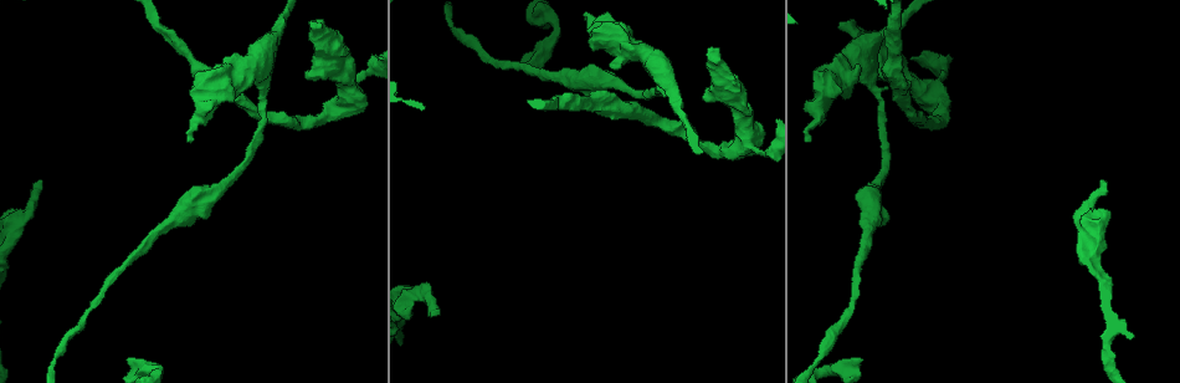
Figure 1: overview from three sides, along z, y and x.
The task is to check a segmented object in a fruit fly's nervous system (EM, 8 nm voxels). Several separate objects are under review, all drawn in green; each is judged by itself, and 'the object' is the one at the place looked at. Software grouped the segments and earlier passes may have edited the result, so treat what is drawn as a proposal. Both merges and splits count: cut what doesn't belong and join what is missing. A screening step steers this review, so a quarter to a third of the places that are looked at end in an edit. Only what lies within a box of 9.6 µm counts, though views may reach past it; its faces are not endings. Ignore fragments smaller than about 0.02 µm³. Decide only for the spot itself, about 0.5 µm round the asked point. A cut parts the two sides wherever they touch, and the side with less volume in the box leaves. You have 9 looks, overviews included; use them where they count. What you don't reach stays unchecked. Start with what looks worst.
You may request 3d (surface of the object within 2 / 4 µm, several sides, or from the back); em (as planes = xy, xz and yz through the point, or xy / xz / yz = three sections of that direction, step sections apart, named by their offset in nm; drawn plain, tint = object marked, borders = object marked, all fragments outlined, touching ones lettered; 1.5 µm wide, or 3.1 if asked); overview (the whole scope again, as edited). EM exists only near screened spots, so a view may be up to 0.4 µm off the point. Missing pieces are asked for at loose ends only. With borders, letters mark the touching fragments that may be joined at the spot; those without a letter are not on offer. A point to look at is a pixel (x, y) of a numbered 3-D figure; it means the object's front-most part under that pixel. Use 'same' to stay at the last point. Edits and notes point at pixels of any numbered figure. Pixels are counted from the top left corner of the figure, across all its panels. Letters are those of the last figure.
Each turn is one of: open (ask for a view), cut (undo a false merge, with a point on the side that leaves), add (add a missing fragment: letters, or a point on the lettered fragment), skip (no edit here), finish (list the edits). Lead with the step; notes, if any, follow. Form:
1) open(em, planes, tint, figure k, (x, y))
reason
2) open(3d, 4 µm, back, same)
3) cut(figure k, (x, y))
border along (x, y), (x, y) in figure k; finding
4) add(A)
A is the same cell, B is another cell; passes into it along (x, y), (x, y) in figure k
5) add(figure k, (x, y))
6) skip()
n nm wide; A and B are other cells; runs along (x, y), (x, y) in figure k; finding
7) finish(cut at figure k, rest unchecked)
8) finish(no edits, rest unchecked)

open(em, planes, borders, figure 1, (40, 181))
free end

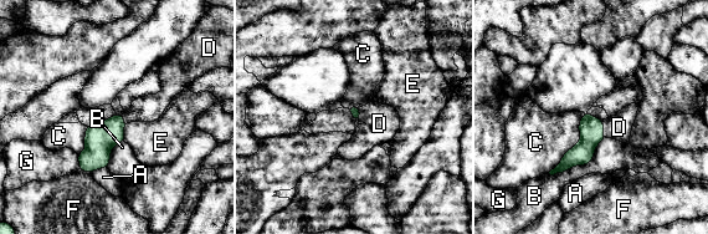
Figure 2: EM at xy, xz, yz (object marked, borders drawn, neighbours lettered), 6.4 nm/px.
add(D)
D is the same cell, A, B, C, E, F and G are other cells; passes into it along (591, 130), (603, 128), (619, 127) in figure 2; the cell continues

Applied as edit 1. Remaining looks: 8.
open(overview)
redraw

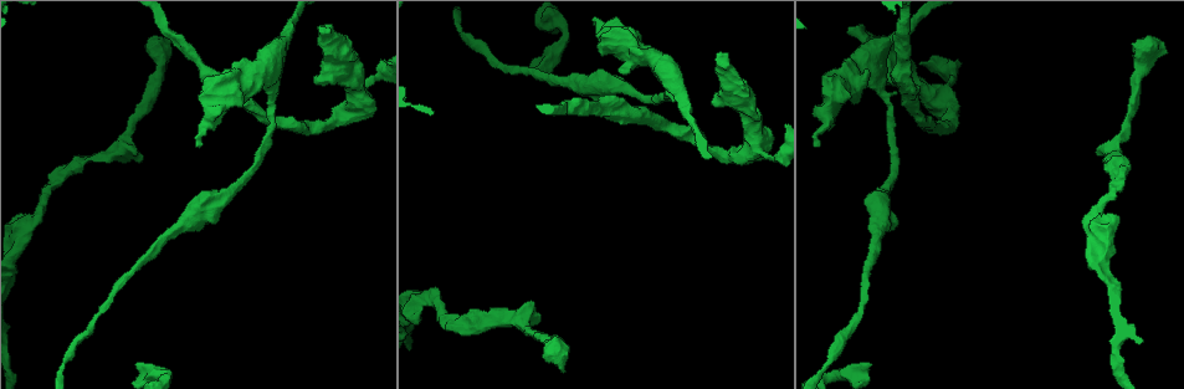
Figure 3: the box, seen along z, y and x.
open(em, yz, step 8, borders, figure 3, (322, 30))
an open end

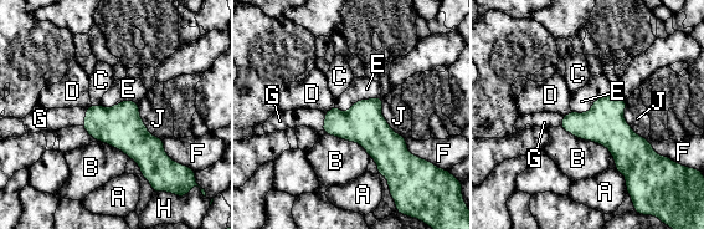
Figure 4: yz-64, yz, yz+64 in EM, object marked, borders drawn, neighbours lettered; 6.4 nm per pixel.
add(G)
260 nm wide; G is the same cell, A, B, C, D, E, F, H and J are other cells; passes into it along (363, 123), (324, 122), (314, 118) in figure 4; it goes on there

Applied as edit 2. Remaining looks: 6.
open(em, yz, step 8, borders, figure 3, (199, 146))
branch stops here

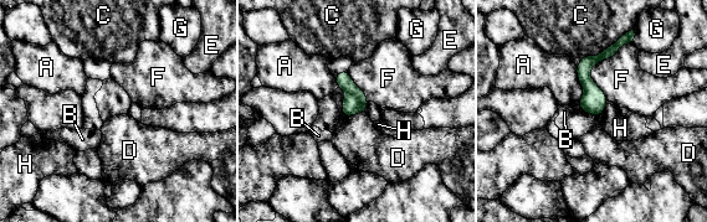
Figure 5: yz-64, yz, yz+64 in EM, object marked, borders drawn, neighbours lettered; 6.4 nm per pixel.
open(em, planes, borders, same)

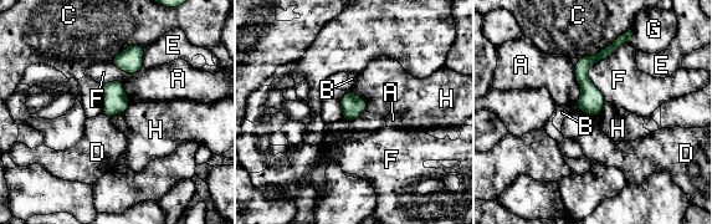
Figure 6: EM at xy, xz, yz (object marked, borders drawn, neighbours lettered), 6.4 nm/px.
skip()
140 nm wide; A, B, C, D, E, F, G and H are other cells; none of them fits

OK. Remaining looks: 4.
open(3d, 2 µm, back, figure 3, (775, 156))
a narrow waist

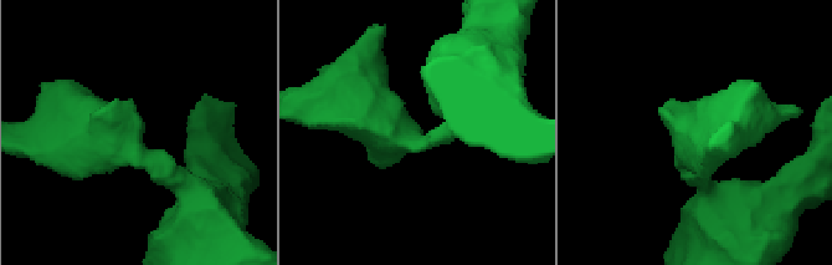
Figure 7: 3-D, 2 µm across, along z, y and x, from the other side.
open(em, planes, borders, figure 7, (415, 136))

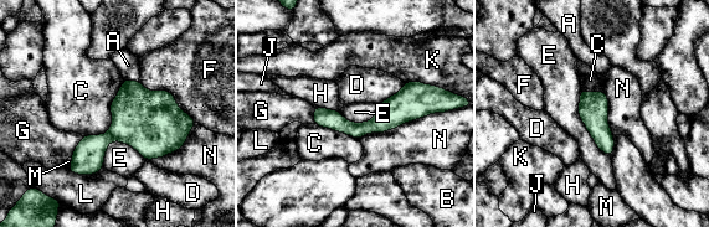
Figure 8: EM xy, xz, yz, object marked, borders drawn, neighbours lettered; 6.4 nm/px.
skip()
N touches over 550 nm; A, B, C, D, E, F, G, H, J, K, L, M and N are other cells; runs along (416, 86), (374, 125), (317, 120) in figure 8; one cell here

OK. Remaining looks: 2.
finish(add at figure 2, add at figure 4, rest unchecked)

